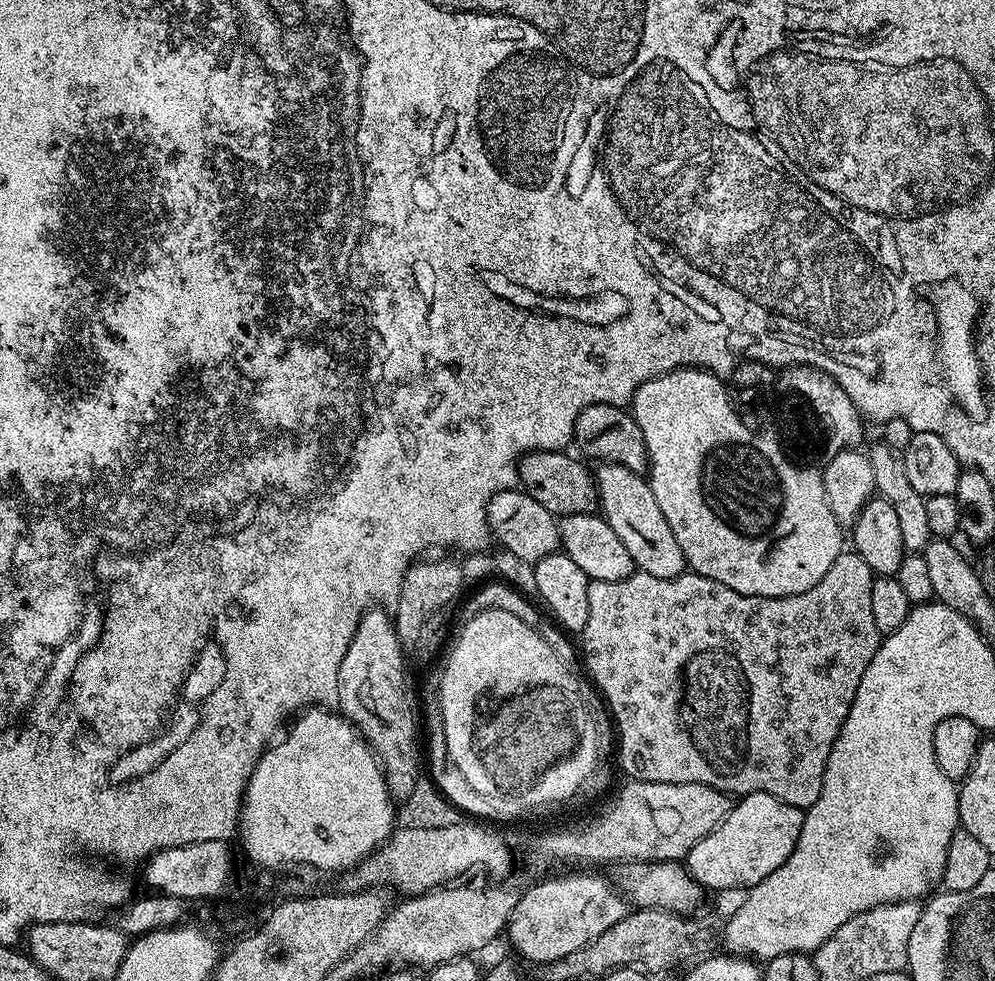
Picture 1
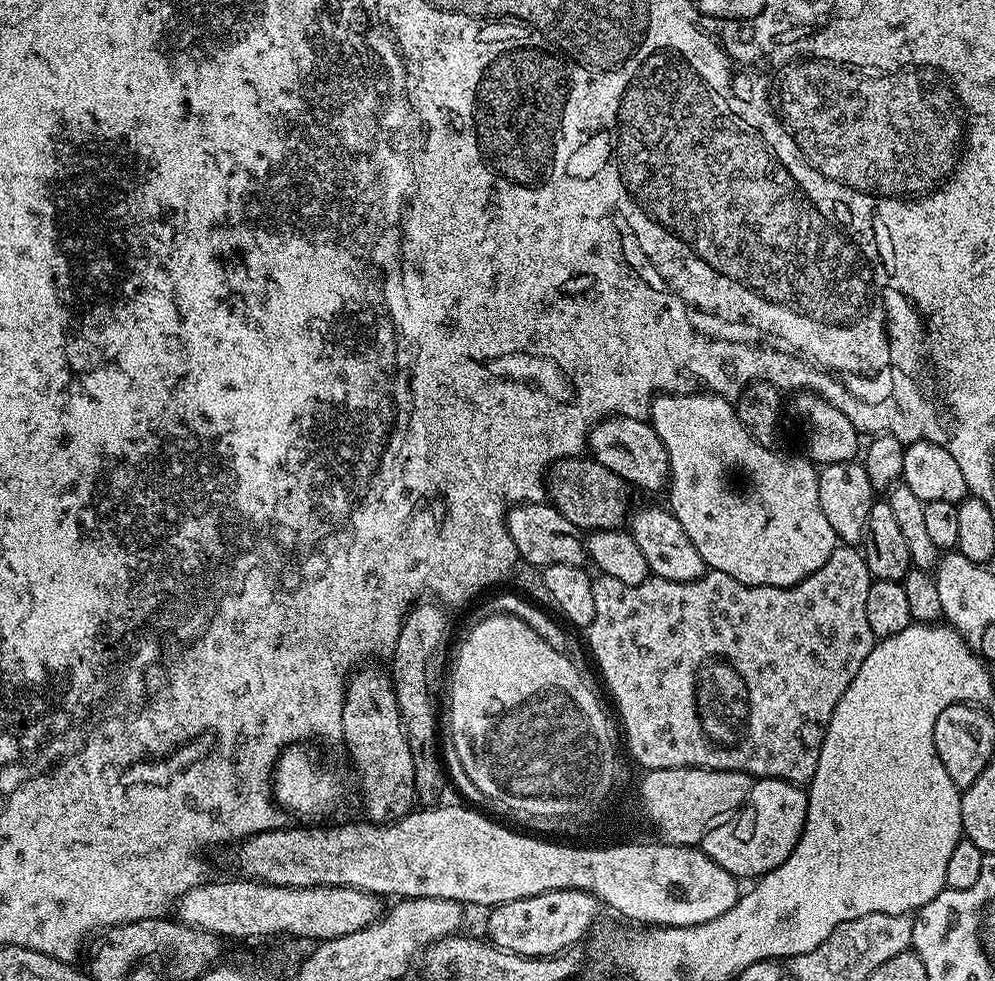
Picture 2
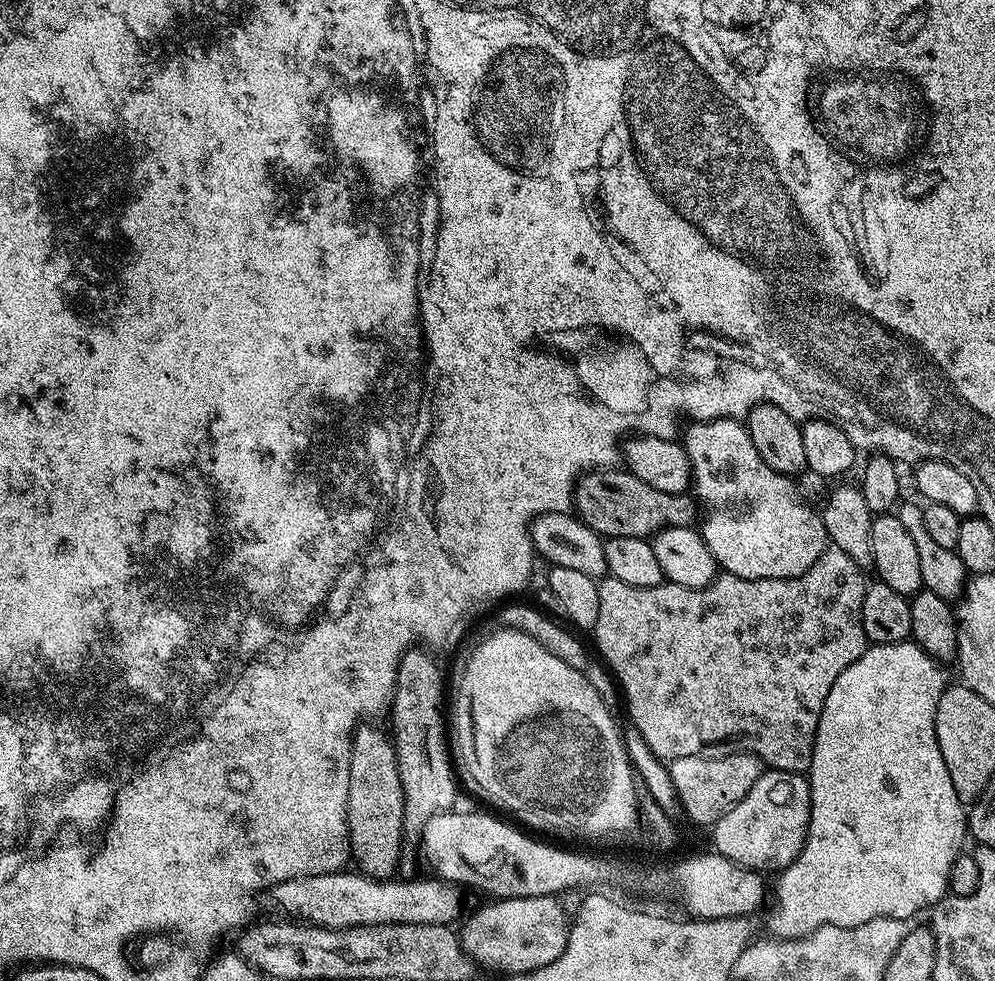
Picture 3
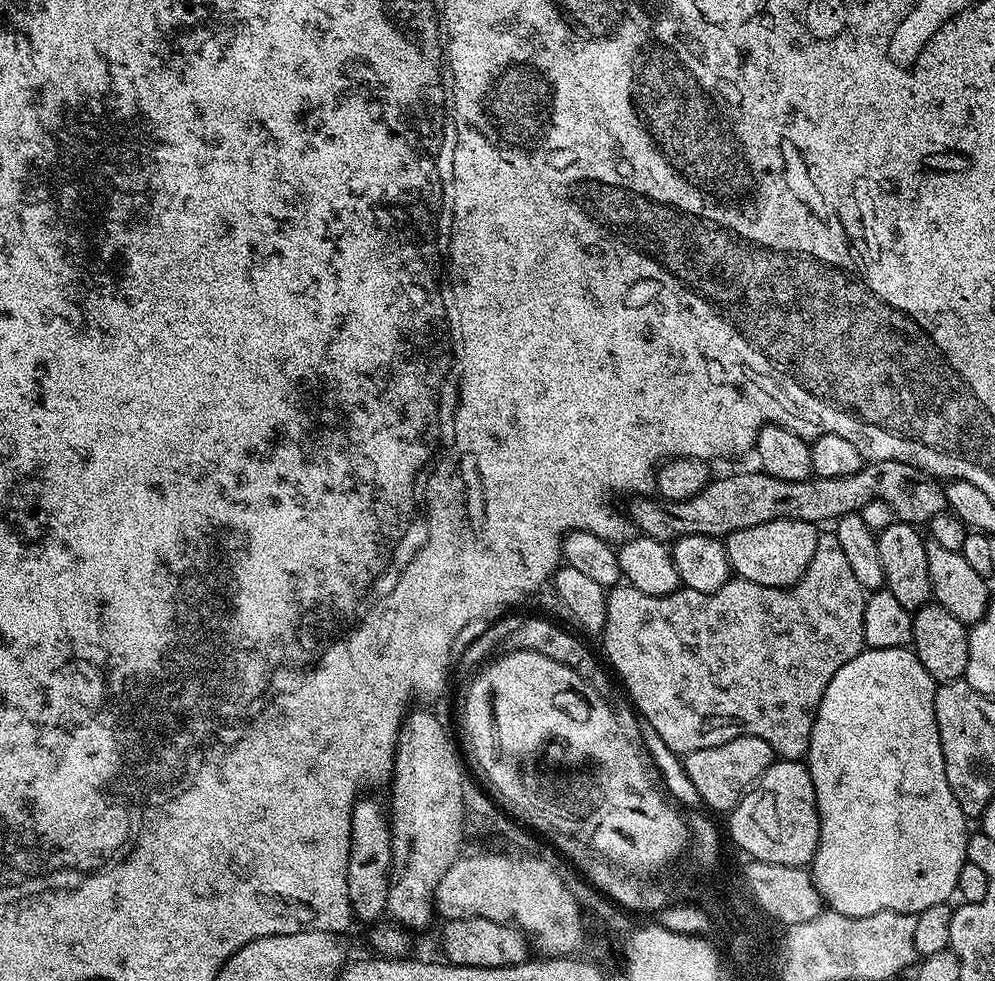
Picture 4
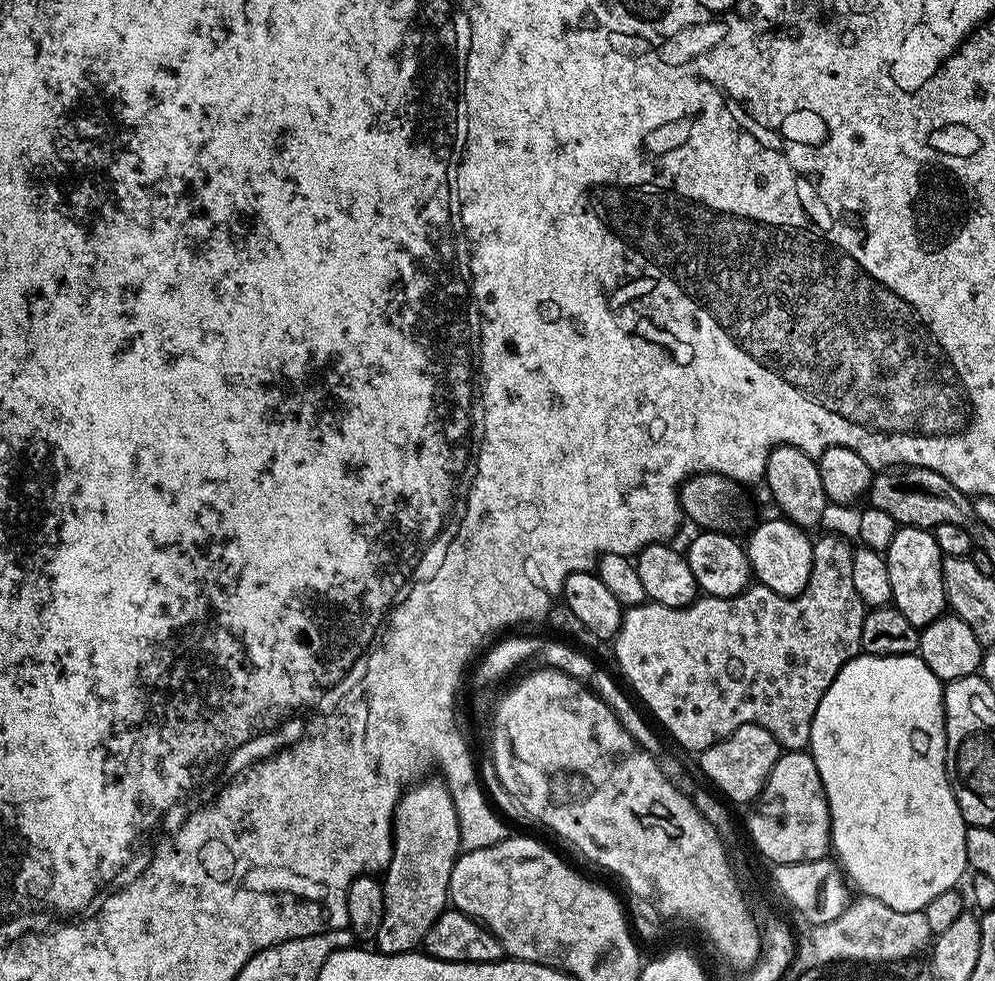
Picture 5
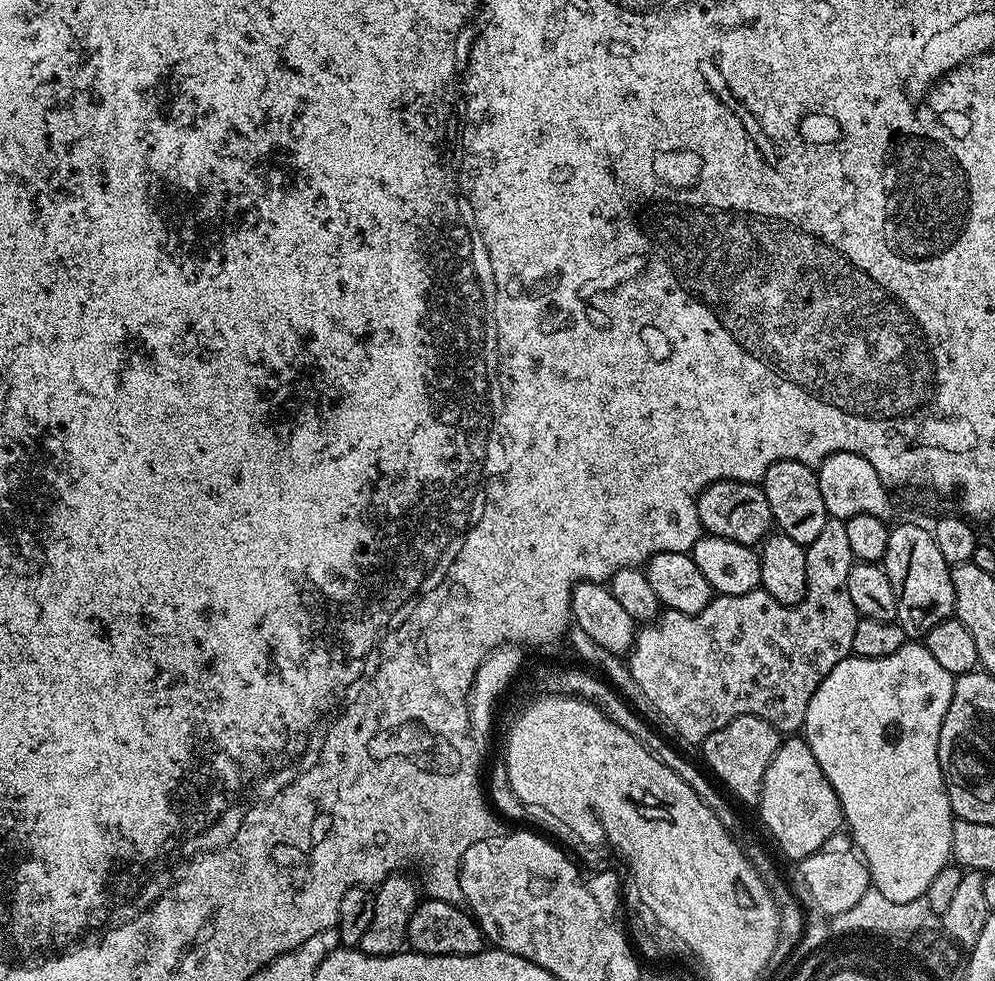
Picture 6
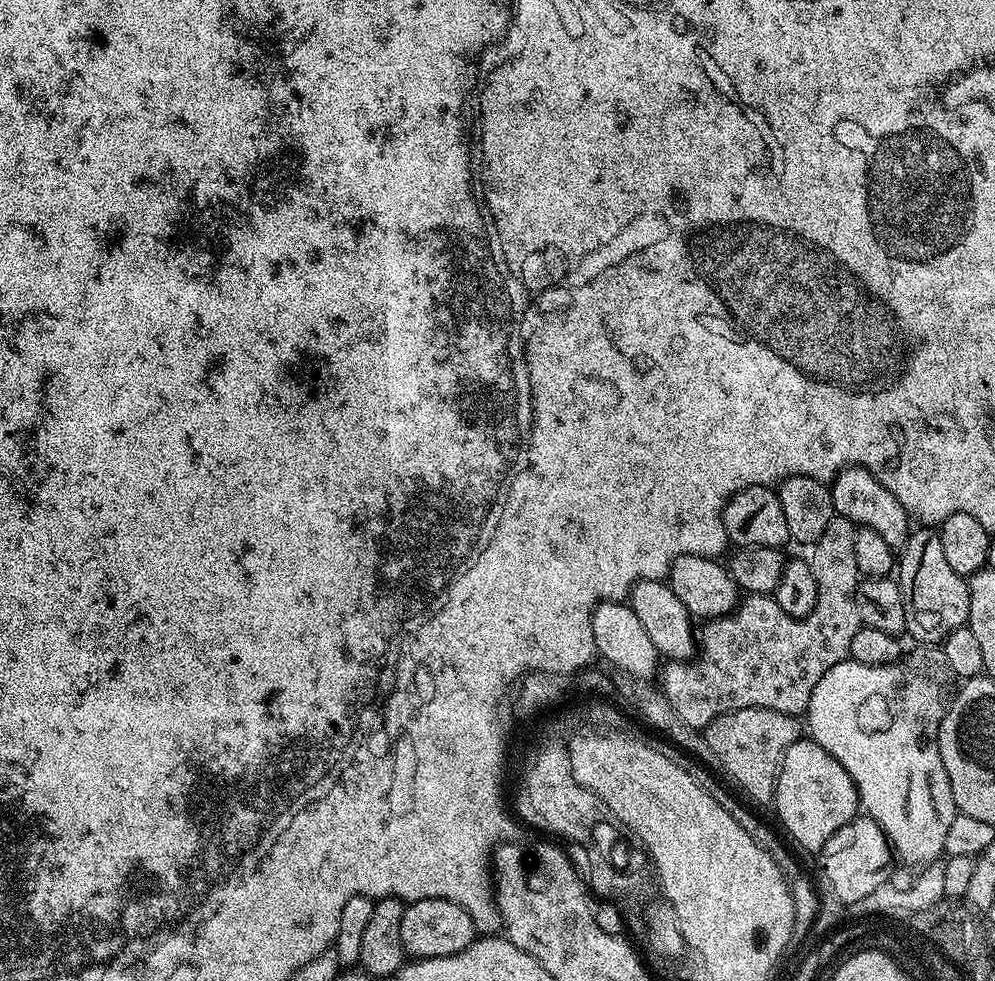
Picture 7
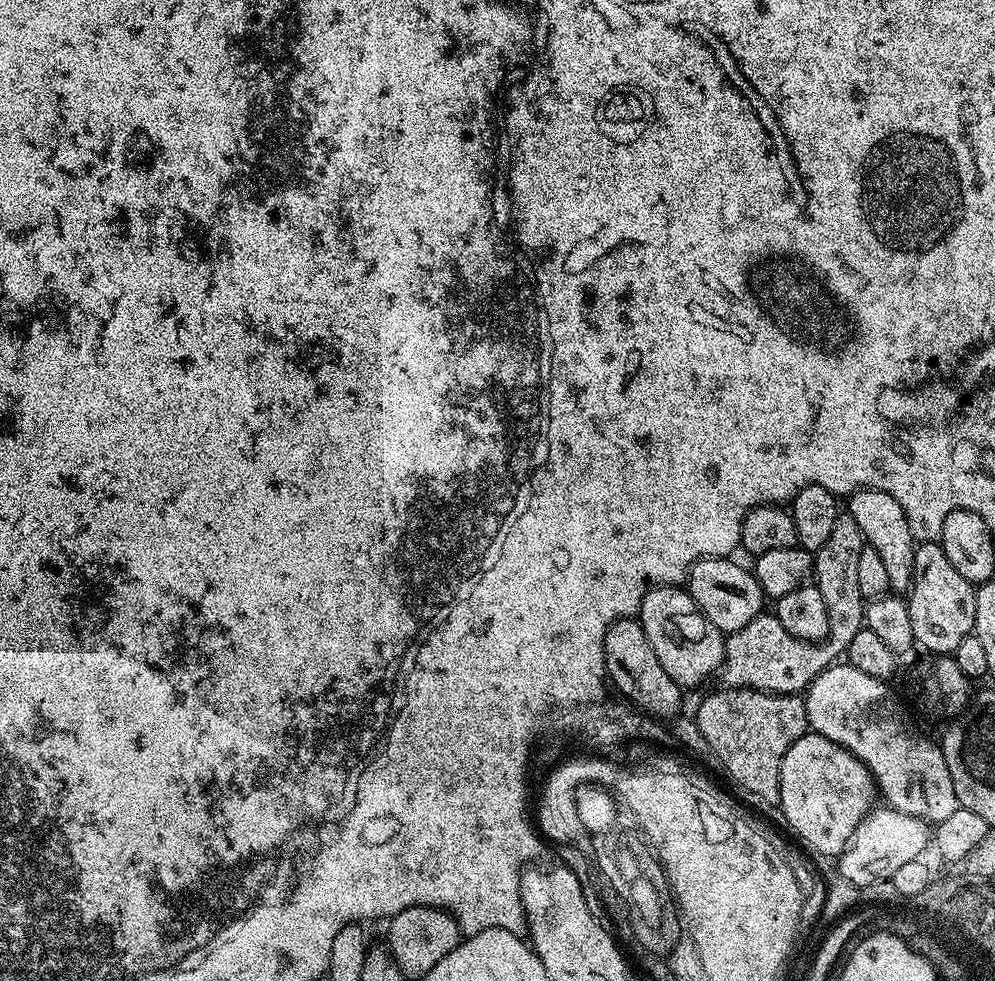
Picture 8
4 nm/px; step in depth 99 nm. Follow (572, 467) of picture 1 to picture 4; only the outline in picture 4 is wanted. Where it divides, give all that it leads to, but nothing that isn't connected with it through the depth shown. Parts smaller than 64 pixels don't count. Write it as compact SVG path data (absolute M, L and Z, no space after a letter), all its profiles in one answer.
M873 460L865 463L864 467L858 470L858 474L848 474L846 478L816 476L798 482L774 478L763 470L755 471L740 472L737 476L724 476L721 480L709 479L708 485L698 494L694 494L694 498L688 498L682 502L657 498L652 494L637 496L627 501L629 504L626 515L632 521L637 533L655 540L675 542L678 538L690 534L727 538L732 532L746 530L750 526L762 526L766 522L774 522L775 520L797 520L798 522L824 526L823 524L827 520L835 522L841 516L849 516L851 512L859 513L866 506L866 502L871 500L886 502L886 506L890 506L890 510L894 510L897 521L917 526L927 525L928 520L934 518L934 514L942 514L948 508L944 484L937 477L918 470L918 466L910 466L906 462L898 462L897 460Z

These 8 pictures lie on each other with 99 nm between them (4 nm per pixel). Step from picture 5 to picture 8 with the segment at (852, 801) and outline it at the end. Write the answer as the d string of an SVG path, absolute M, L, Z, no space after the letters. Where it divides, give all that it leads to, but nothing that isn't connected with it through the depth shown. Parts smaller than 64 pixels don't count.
M837 662L827 668L806 690L803 697L808 715L808 726L820 736L830 738L838 746L852 752L870 770L876 782L879 795L883 803L889 808L898 810L902 814L910 814L914 818L935 826L942 822L956 809L956 795L954 782L950 782L950 766L946 766L943 747L924 736L919 736L908 725L900 704L894 693L888 689L889 685L878 678L870 678L870 674L862 674L862 670L854 670L854 666L847 662Z

